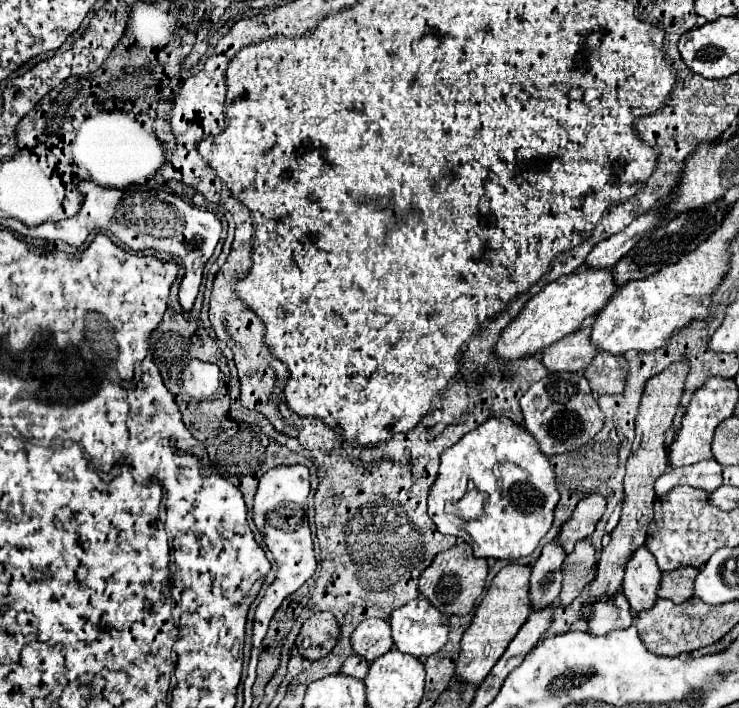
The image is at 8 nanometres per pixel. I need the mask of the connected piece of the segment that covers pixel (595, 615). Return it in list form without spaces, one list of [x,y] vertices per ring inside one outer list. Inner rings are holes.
[[[620,591],[620,595],[596,601],[592,605],[592,613],[588,617],[588,633],[604,635],[614,629],[626,629],[632,625],[632,621],[632,609],[628,607],[628,599]]]

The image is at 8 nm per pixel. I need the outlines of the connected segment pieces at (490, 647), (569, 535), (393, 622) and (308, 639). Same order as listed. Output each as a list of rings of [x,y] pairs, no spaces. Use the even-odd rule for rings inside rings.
[[[510,565],[504,567],[490,583],[482,603],[476,607],[474,619],[468,627],[468,631],[462,635],[460,641],[460,655],[454,667],[454,679],[460,683],[472,683],[480,685],[488,671],[496,665],[496,661],[502,657],[510,641],[516,637],[520,627],[530,615],[528,605],[528,579],[530,579],[530,567],[522,565]]]
[[[592,493],[586,495],[584,499],[580,499],[580,503],[576,505],[572,519],[568,519],[568,523],[564,523],[564,527],[558,533],[556,543],[560,543],[560,547],[564,547],[566,553],[570,553],[576,545],[576,541],[586,539],[588,535],[592,535],[596,521],[602,517],[606,507],[606,497]]]
[[[416,597],[410,603],[396,607],[390,615],[390,627],[392,627],[392,639],[394,645],[402,653],[410,653],[414,657],[428,657],[444,647],[448,641],[448,617],[444,617],[438,609],[434,609],[424,597]]]
[[[314,613],[300,629],[296,647],[304,659],[322,659],[336,645],[340,635],[336,617],[332,613]],[[308,643],[308,647],[304,647]]]

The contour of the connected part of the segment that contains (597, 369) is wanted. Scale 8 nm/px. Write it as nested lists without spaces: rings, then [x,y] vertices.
[[[600,351],[586,367],[584,377],[592,387],[592,395],[600,397],[606,393],[620,393],[624,389],[626,373],[628,373],[628,363],[622,355]]]

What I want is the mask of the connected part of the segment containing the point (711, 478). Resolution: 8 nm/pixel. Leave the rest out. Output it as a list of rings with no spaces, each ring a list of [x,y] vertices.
[[[708,459],[690,467],[666,469],[664,477],[656,481],[656,495],[664,497],[668,491],[672,491],[672,487],[678,485],[692,485],[696,489],[712,493],[722,485],[722,465],[716,463],[716,459]]]

